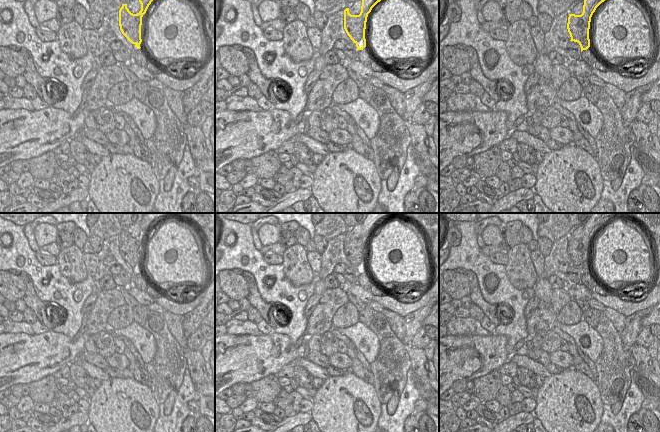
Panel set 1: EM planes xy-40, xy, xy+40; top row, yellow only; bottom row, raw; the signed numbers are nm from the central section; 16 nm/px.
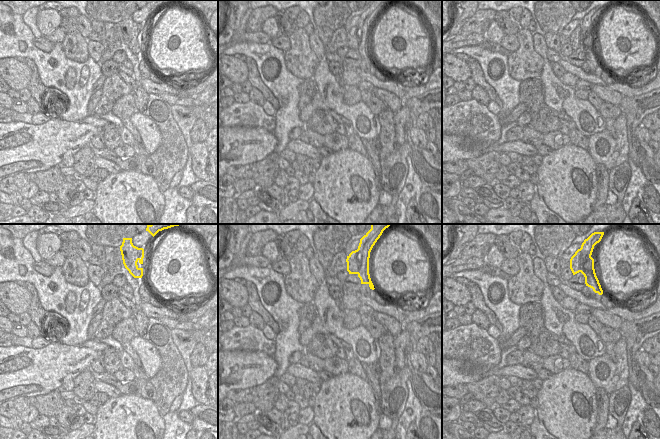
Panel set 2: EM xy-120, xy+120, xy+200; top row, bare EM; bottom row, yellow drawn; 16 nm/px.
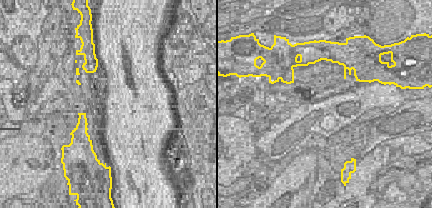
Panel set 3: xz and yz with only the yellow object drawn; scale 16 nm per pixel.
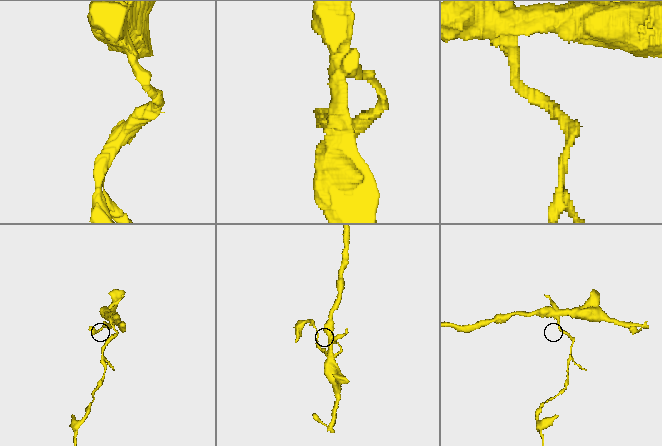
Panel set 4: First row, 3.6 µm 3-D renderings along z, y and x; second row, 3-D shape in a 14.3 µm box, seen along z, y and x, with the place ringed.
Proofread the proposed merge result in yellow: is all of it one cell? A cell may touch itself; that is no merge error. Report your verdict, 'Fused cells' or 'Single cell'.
Fused cells.

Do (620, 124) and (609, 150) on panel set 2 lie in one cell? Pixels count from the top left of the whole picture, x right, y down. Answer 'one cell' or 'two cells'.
one cell

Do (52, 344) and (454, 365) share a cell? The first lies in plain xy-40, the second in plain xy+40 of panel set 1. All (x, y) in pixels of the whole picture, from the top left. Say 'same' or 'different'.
same

